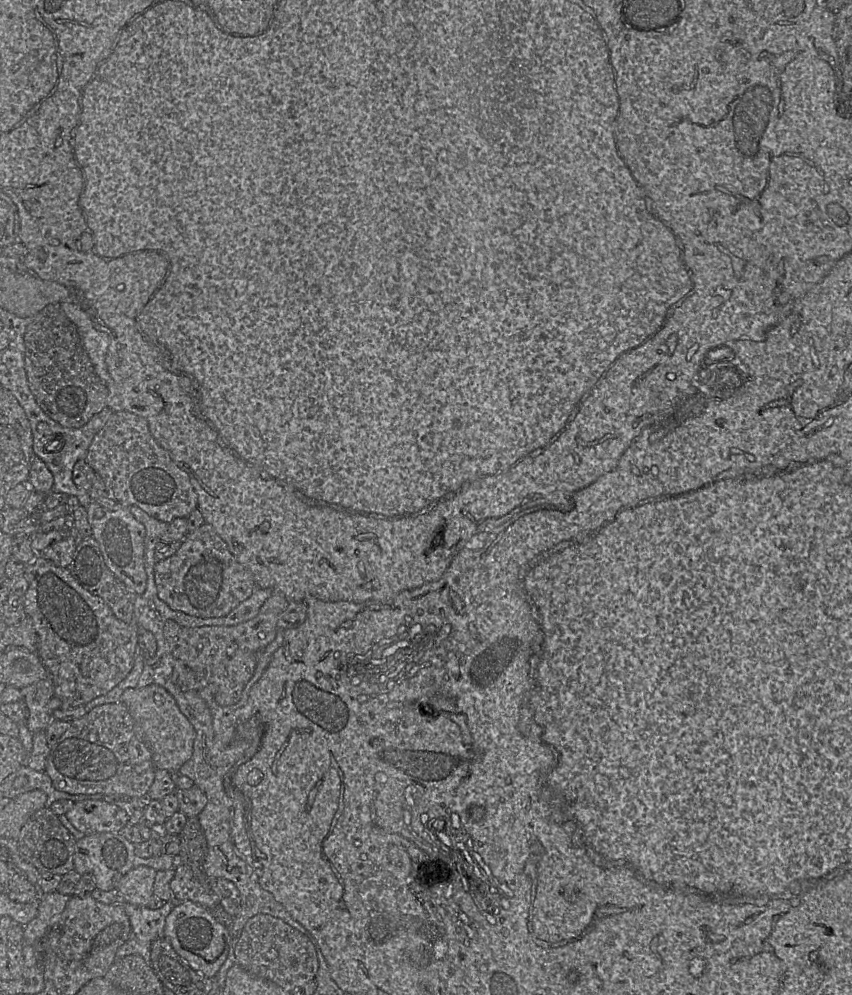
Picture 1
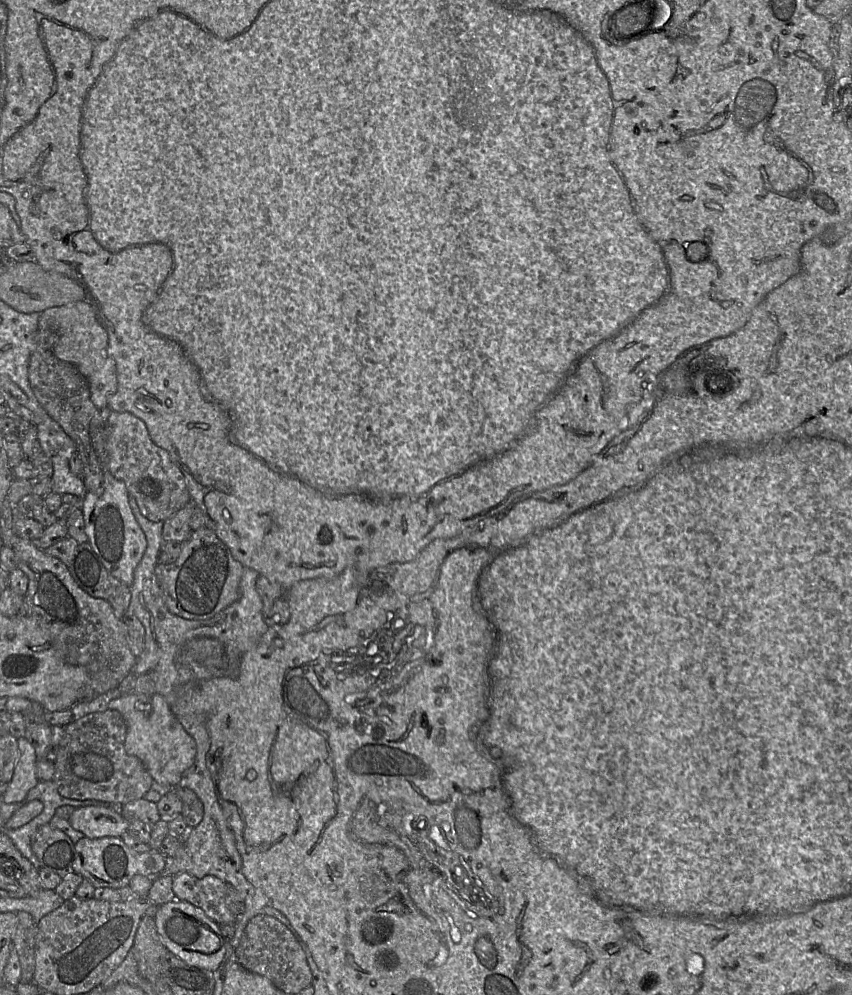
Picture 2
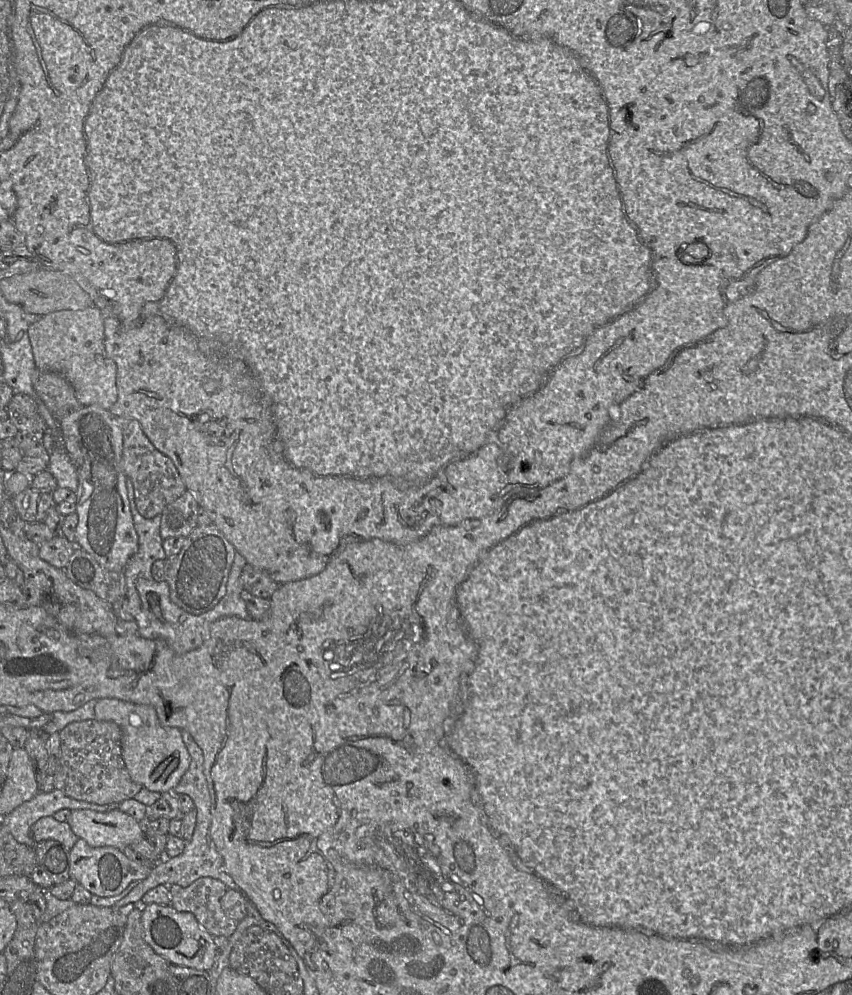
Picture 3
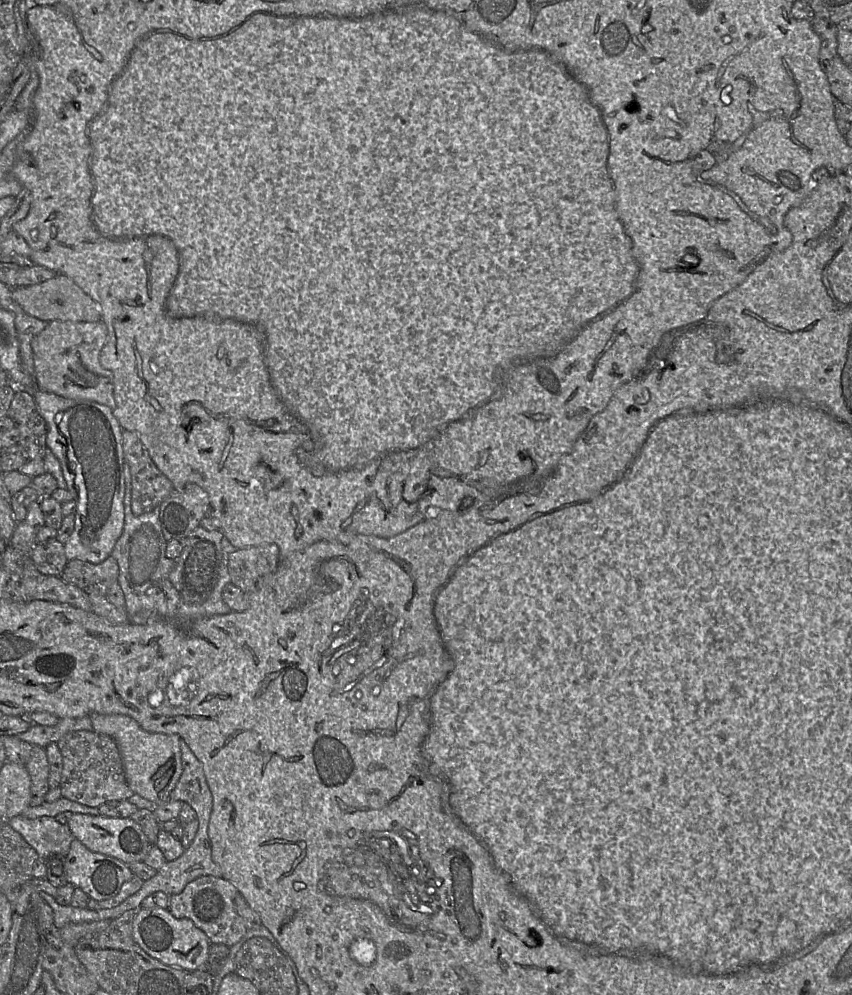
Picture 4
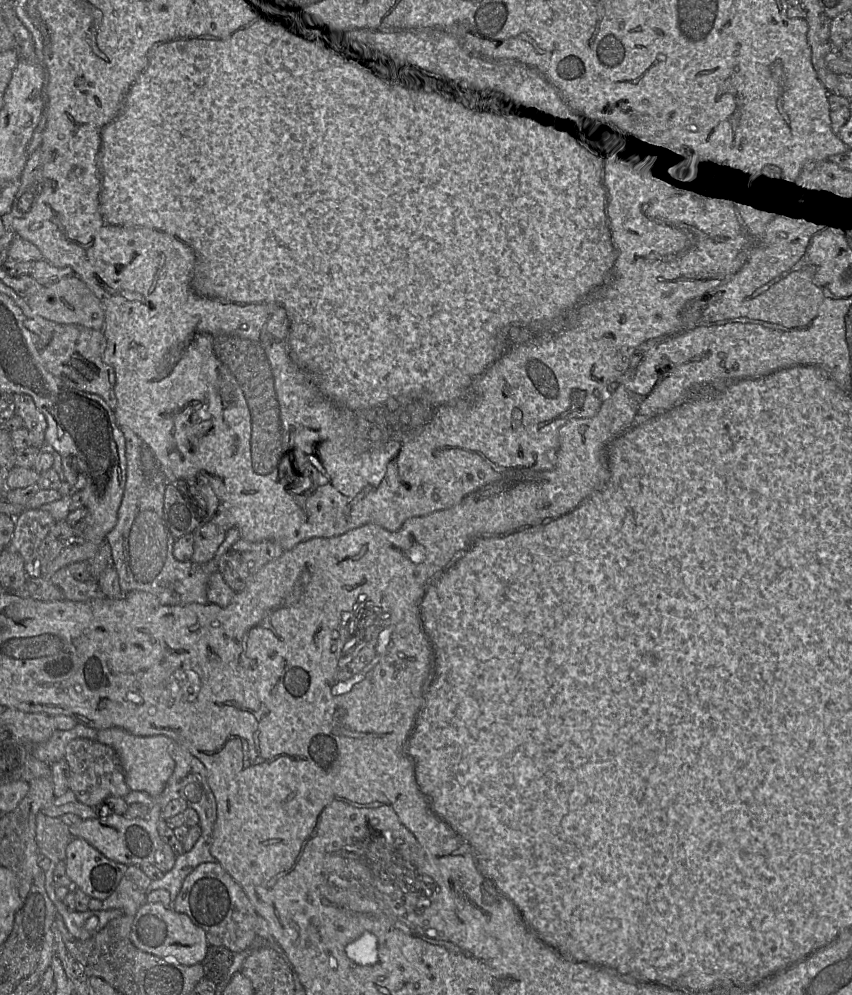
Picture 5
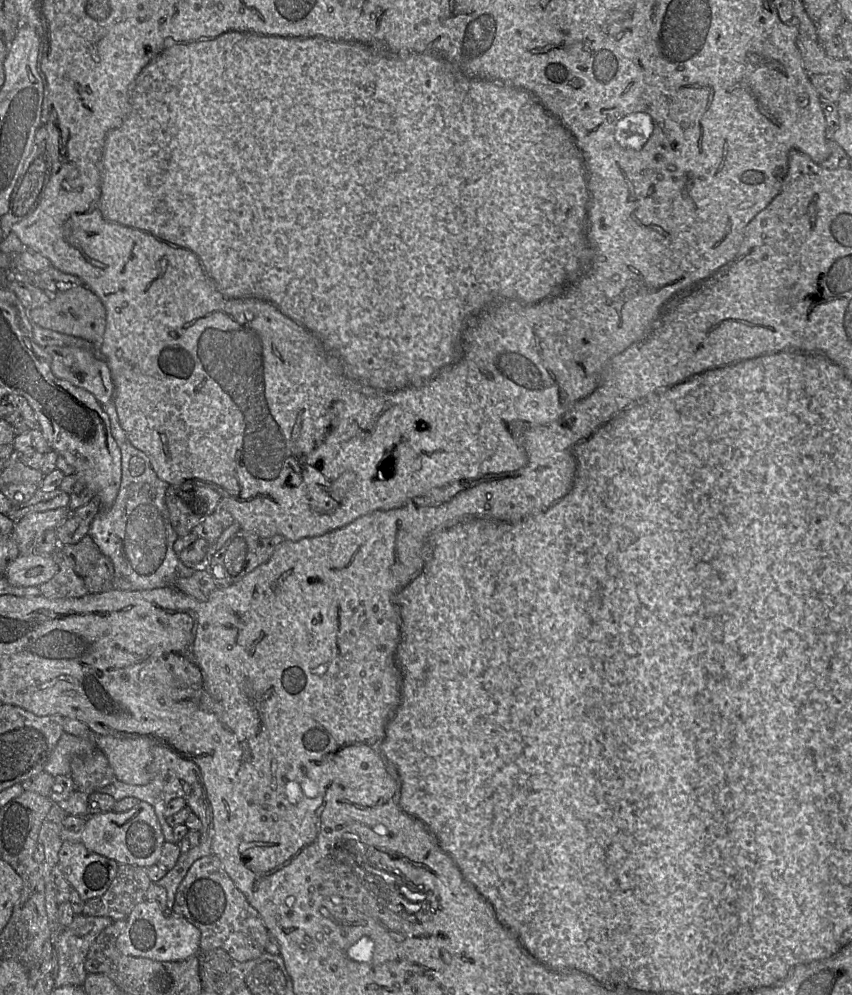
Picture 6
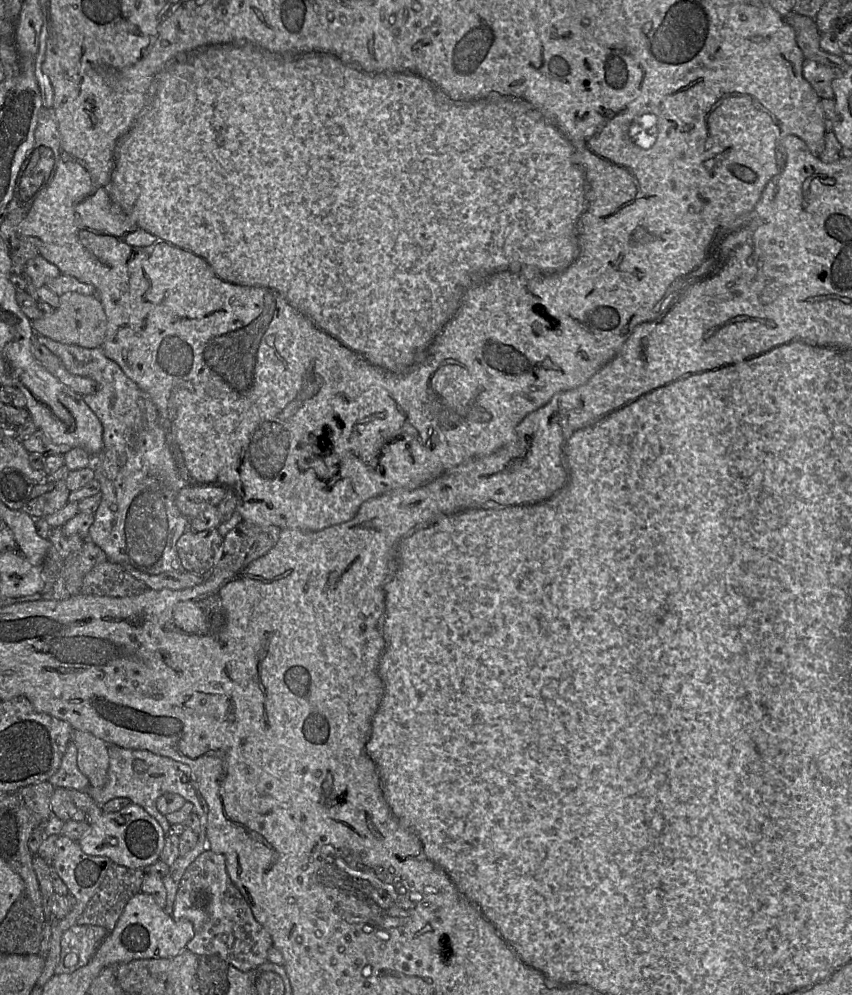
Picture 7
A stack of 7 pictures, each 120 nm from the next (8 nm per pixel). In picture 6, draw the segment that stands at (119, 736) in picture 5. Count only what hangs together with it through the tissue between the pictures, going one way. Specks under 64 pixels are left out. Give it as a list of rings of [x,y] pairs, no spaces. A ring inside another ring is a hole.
[[[100,735],[95,737],[95,744],[106,755],[118,780],[132,785],[145,785],[150,781],[151,739]]]

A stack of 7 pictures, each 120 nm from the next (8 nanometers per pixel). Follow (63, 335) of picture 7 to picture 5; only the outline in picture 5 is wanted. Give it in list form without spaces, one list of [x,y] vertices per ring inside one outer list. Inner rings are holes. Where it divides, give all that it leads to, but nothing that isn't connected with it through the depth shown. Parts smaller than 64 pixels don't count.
[[[77,275],[63,277],[50,285],[43,286],[26,302],[35,314],[59,325],[75,324],[103,331],[104,311],[101,303]]]

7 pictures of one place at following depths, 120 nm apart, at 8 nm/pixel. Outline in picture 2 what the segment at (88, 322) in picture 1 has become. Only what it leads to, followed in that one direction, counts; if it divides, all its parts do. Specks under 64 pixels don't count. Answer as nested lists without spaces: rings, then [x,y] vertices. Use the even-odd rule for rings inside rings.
[[[84,299],[44,310],[39,316],[38,329],[56,334],[53,347],[55,356],[74,365],[84,376],[89,385],[91,401],[97,409],[108,407],[109,398],[117,391],[116,364],[107,352],[107,331],[100,323],[90,300]]]

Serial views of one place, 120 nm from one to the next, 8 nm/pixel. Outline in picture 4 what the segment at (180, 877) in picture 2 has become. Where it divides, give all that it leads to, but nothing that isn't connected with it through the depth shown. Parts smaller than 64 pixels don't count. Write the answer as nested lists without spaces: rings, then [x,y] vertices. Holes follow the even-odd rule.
[[[201,876],[189,882],[182,892],[170,896],[169,910],[176,918],[189,918],[209,938],[210,943],[228,947],[238,943],[248,928],[234,906],[238,889],[224,877]]]

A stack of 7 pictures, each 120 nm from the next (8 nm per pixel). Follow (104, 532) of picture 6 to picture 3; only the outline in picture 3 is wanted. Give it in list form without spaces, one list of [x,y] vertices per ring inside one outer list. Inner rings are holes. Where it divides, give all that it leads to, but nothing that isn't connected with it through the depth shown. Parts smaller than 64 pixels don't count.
[[[129,477],[126,479],[126,488],[134,527],[138,534],[139,548],[126,564],[124,575],[129,612],[138,625],[139,636],[146,639],[162,639],[177,654],[185,654],[199,648],[209,638],[212,624],[220,618],[236,616],[242,619],[252,619],[241,597],[241,592],[244,590],[241,573],[247,562],[238,552],[236,552],[231,566],[226,593],[211,610],[194,615],[184,611],[171,601],[168,583],[166,581],[156,581],[151,573],[154,562],[164,560],[167,557],[162,546],[163,539],[160,536],[162,515],[144,518],[136,508],[134,487]]]

